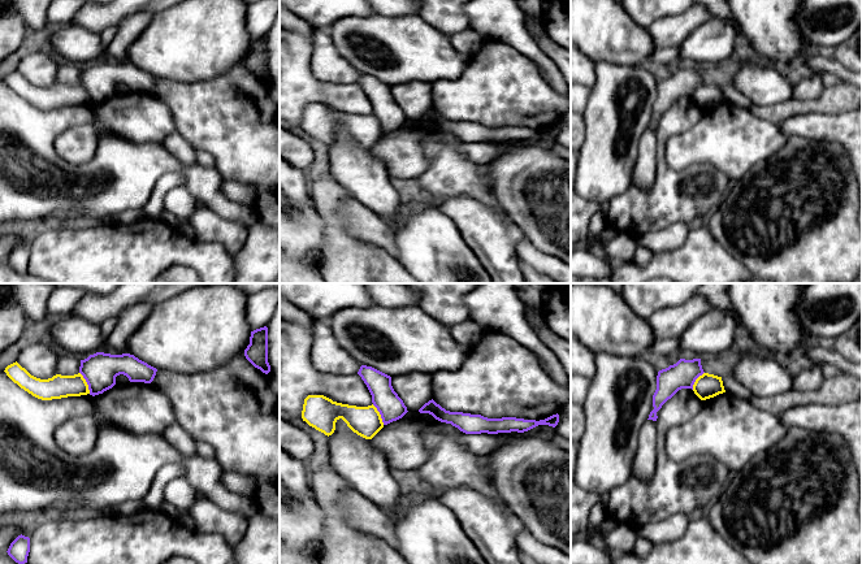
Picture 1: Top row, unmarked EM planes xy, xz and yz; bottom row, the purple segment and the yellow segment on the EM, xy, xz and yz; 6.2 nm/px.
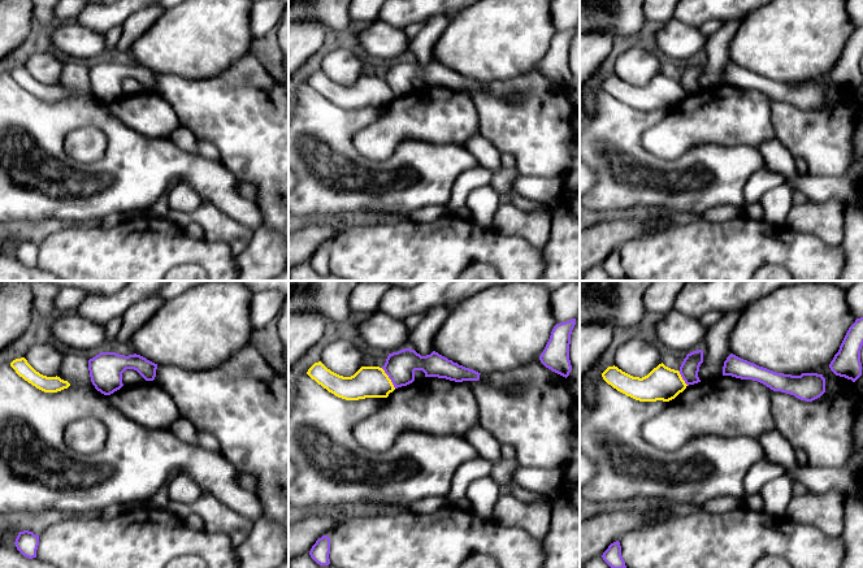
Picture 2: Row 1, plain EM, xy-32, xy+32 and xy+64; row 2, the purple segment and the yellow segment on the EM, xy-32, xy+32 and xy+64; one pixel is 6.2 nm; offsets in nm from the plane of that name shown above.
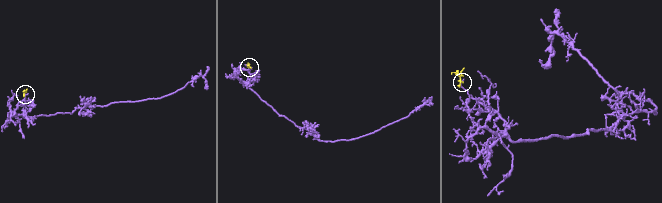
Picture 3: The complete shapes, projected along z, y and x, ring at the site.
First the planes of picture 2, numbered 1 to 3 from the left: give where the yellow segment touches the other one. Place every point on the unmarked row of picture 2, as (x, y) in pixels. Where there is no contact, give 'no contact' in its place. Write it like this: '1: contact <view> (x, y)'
1: no contact
2: contact xy+32 (389, 86)
3: contact xy+64 (682, 87)

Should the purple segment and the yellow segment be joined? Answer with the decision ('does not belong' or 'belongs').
does not belong

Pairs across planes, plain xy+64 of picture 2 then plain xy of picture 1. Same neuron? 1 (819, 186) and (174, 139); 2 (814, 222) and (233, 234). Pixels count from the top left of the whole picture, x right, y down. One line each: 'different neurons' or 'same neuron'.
1: same neuron
2: same neuron

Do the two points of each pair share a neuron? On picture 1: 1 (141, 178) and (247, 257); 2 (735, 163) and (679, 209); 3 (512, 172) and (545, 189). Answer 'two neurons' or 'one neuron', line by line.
1: two neurons
2: two neurons
3: one neuron

